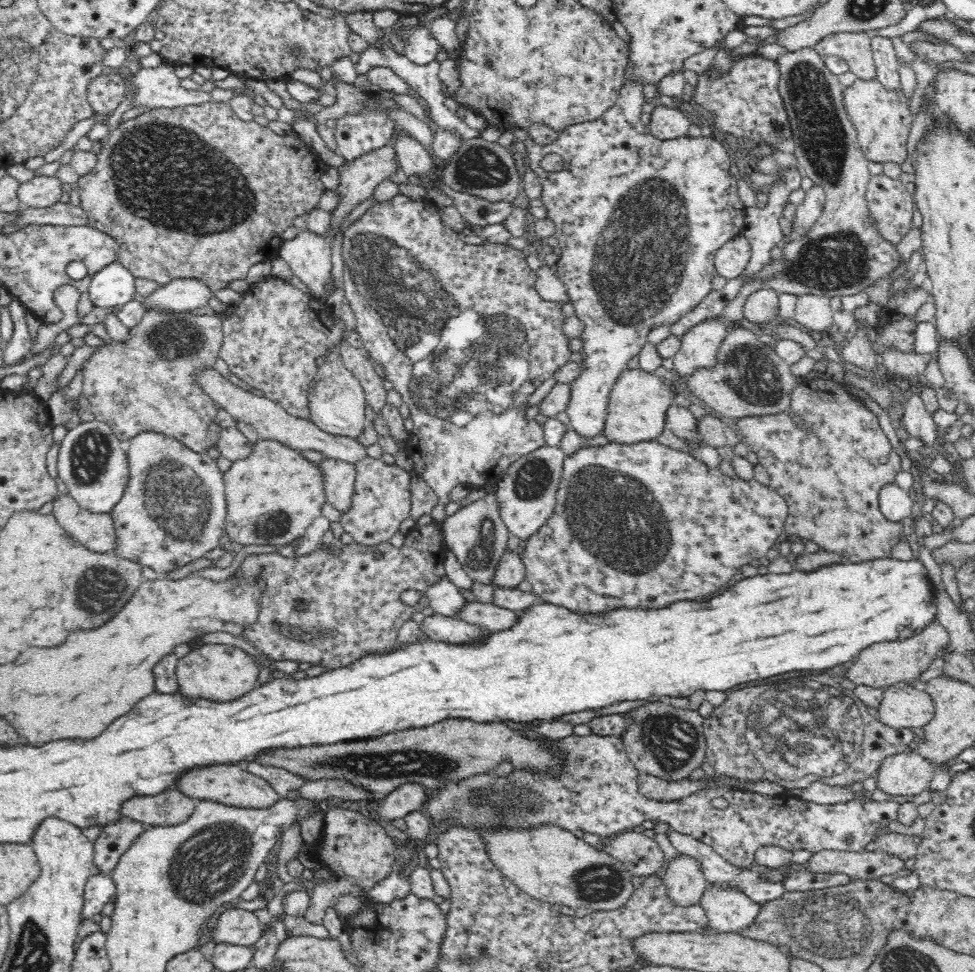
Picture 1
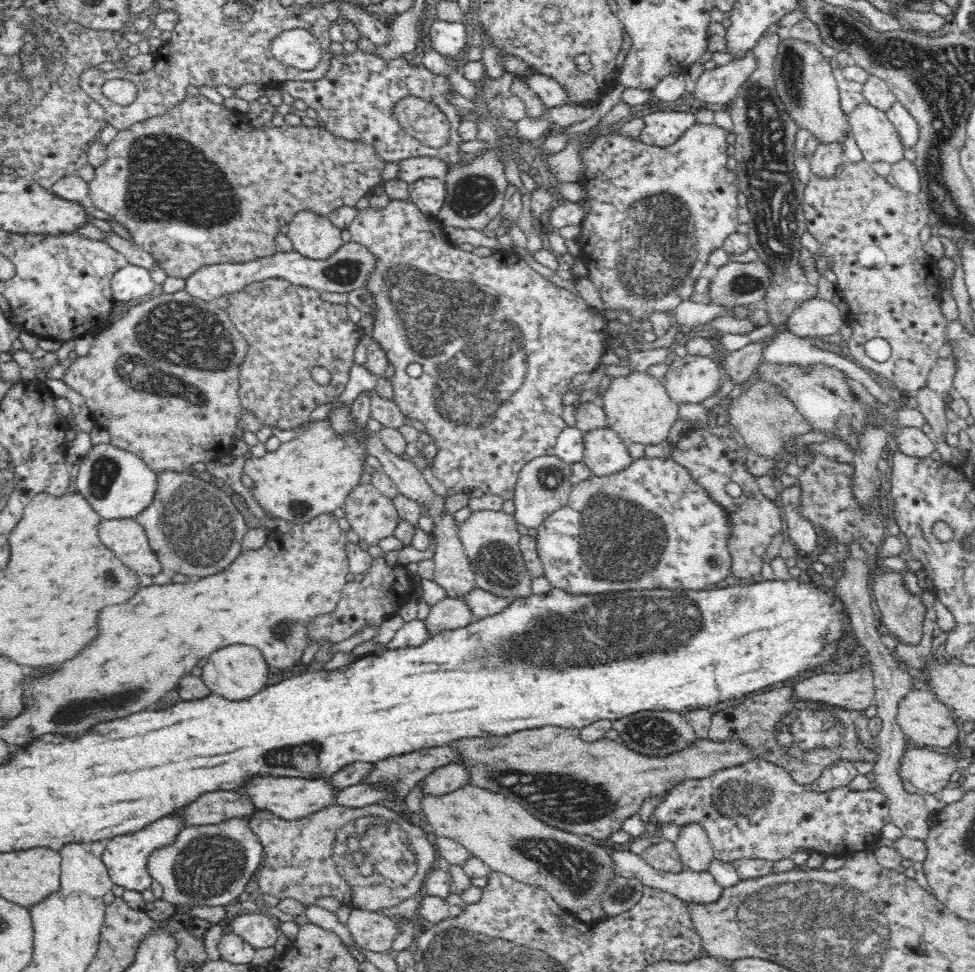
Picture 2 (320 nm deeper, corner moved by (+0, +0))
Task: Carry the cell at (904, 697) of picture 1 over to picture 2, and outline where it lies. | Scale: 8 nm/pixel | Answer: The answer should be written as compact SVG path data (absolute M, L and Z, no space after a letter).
M913 687L900 701L897 712L897 723L906 738L917 745L955 748L958 744L958 728L948 707L940 701L932 690Z

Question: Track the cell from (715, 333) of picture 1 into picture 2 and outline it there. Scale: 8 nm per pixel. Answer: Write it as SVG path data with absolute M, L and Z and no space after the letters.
M687 354L684 357L673 356L667 362L666 374L658 380L678 406L700 405L719 390L723 373L714 358Z

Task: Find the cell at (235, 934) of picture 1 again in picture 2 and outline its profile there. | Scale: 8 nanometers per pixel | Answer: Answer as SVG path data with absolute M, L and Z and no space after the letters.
M261 913L237 915L226 922L228 931L238 934L255 949L273 947L278 940L276 924Z

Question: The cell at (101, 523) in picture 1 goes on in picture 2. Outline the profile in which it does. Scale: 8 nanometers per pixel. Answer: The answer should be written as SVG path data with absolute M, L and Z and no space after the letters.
M102 519L98 532L102 544L110 548L111 553L114 552L128 568L151 577L167 572L152 551L144 526L135 519Z

